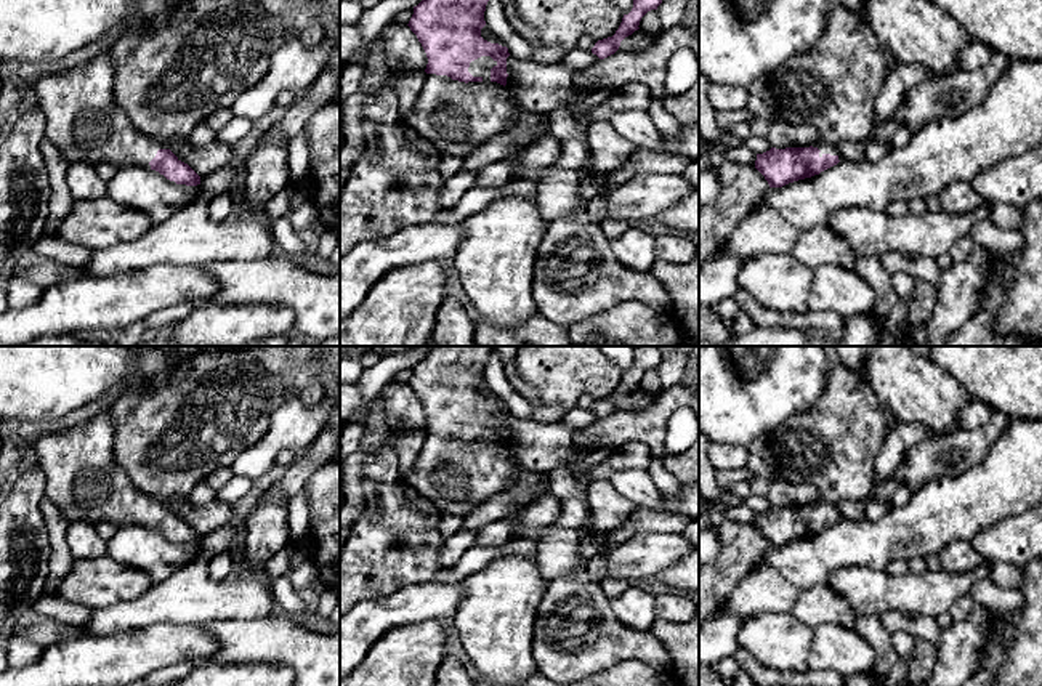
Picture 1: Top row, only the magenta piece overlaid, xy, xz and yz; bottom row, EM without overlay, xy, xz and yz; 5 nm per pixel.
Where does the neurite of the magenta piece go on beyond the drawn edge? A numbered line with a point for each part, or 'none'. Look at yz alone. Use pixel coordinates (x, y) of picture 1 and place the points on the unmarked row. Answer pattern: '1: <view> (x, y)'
1: yz (823, 505)

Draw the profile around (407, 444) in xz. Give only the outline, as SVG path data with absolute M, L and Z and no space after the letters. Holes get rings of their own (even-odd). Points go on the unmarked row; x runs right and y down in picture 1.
M404 431L393 438L398 457L399 457L399 473L401 479L414 470L418 462L420 450L426 441L426 431Z

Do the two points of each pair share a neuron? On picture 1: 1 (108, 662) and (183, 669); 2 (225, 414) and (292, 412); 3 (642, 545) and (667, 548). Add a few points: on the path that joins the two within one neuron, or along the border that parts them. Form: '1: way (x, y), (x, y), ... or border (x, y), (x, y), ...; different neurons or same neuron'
1: border (189, 661), (180, 661), (159, 669); different neurons
2: border (286, 403), (271, 415), (268, 430), (252, 444); different neurons
3: way (648, 548), (661, 548); same neuron

